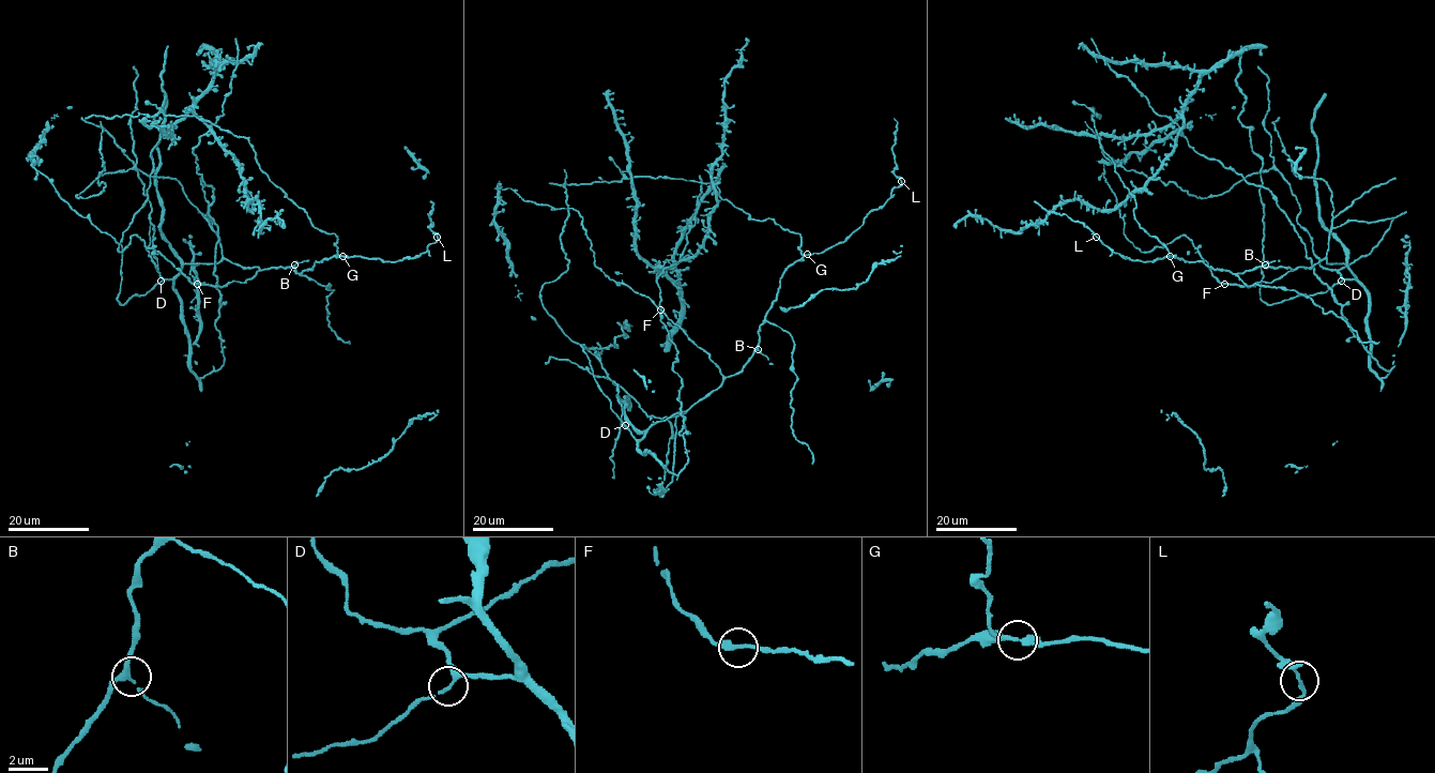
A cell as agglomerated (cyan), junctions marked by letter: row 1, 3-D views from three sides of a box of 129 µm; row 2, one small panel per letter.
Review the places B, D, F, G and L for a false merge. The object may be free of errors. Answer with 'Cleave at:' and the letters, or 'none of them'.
Cleave at: none of them

